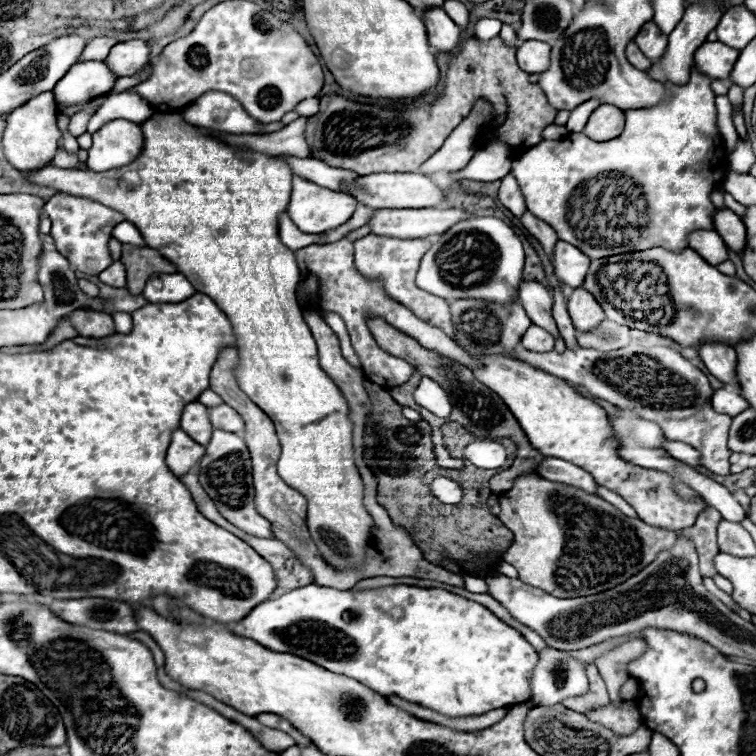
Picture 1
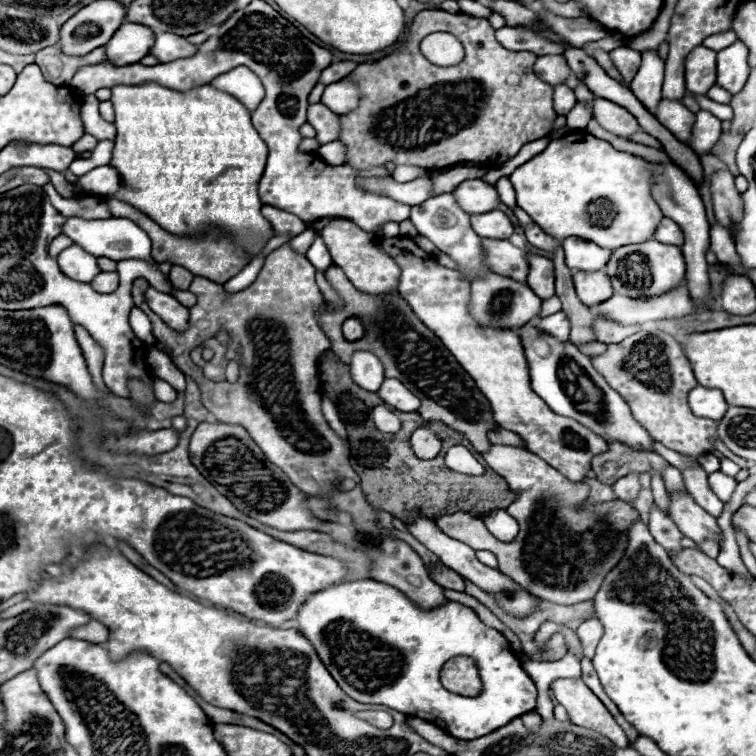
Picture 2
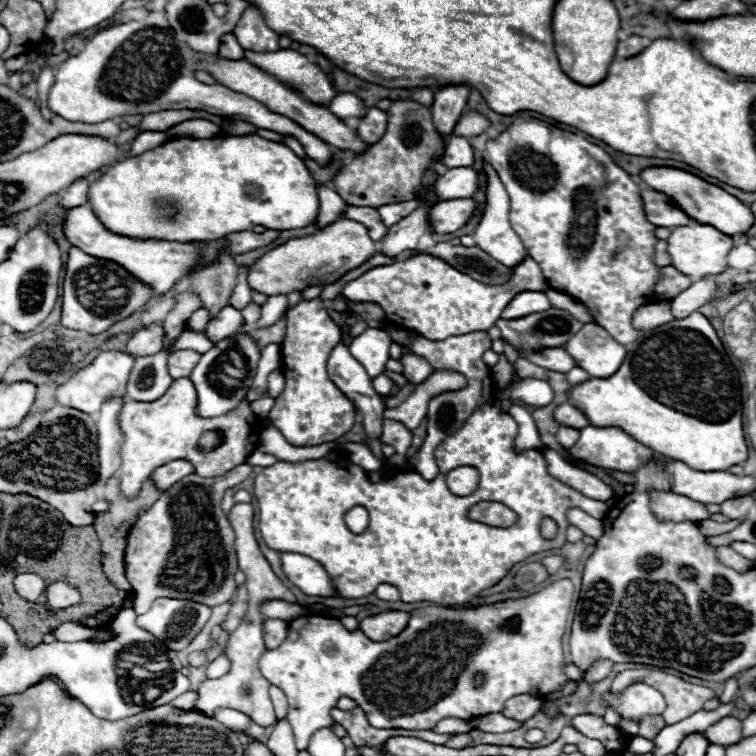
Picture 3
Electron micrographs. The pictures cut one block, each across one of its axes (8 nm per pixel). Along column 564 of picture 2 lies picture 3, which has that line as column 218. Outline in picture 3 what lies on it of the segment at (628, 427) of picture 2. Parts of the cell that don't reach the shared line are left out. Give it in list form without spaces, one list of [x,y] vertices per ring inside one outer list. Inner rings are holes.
[[[240,330],[220,342],[214,344],[202,358],[200,364],[192,370],[192,384],[198,392],[198,406],[196,414],[202,418],[214,418],[214,416],[224,416],[232,412],[244,398],[246,392],[252,384],[252,378],[256,374],[256,364],[260,360],[260,352],[248,336],[244,336]]]

